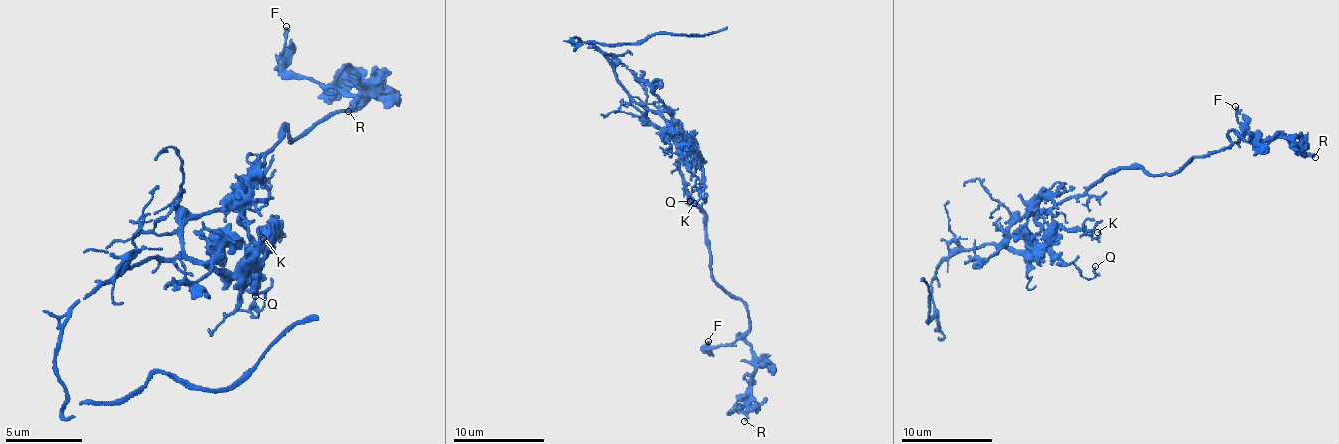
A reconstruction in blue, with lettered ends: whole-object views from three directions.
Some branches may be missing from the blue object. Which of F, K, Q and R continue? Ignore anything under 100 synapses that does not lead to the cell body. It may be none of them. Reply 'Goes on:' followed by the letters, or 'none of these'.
Goes on: none of these

